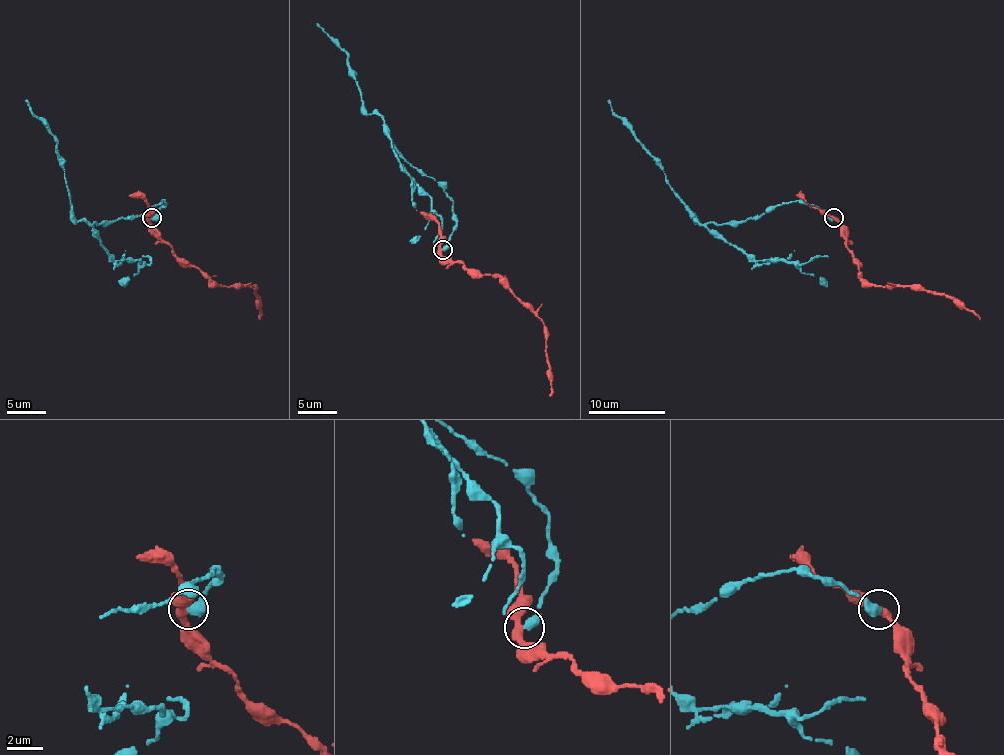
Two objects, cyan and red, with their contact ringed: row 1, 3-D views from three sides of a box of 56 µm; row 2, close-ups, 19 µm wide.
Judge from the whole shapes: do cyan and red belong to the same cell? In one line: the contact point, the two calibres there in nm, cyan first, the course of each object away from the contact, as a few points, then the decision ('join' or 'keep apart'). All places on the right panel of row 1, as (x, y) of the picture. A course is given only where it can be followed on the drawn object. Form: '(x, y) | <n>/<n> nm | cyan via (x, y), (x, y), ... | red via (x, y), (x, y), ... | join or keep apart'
(834, 218) | 480/360 nm | cyan via (834, 217), (797, 200), (784, 202), (743, 221), (701, 225), (670, 186), (660, 163), (612, 111), (608, 99) | red via (834, 217), (840, 235), (859, 266), (859, 275), (869, 283), (954, 296), (979, 320) | join

